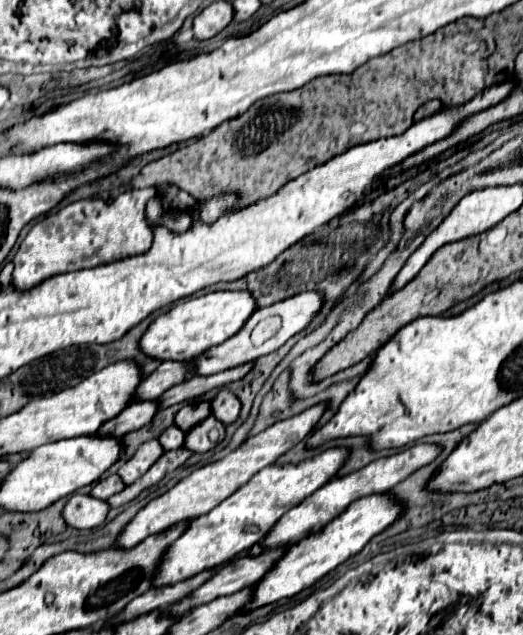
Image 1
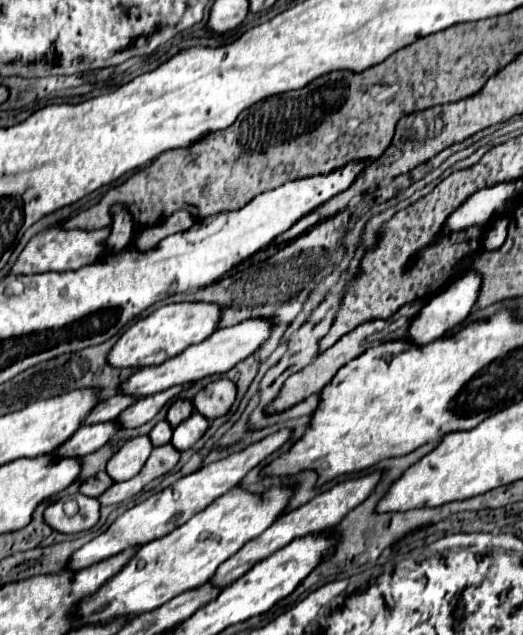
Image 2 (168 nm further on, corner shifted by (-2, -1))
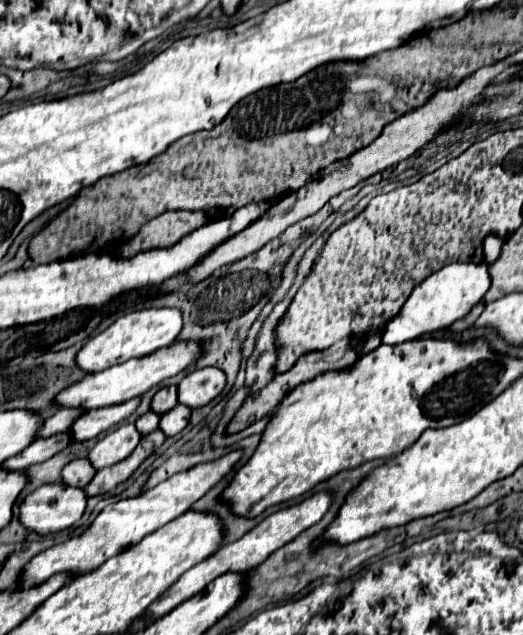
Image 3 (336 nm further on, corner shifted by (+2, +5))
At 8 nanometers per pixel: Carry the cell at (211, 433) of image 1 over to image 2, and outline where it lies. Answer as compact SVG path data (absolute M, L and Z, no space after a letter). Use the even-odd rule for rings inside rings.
M193 412L185 422L173 428L171 444L177 450L187 450L207 432L207 428L209 428L209 422L205 420L205 416L201 416L199 412Z

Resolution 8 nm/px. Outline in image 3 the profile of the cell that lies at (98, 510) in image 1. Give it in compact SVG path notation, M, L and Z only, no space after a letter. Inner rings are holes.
M47 484L31 492L19 512L25 528L37 534L53 534L73 526L87 508L87 494L65 484Z

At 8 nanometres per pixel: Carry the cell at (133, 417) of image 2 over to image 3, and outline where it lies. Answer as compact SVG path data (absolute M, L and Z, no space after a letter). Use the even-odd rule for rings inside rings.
M133 398L133 400L117 404L117 406L87 410L85 416L75 420L75 424L69 432L73 432L73 436L77 436L77 442L91 440L91 438L99 436L101 432L109 430L111 426L125 422L139 408L139 402L141 402L141 398Z

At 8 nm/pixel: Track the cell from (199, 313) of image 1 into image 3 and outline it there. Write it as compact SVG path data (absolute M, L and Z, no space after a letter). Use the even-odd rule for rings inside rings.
M143 308L129 312L119 320L115 320L107 330L93 336L77 354L77 364L87 372L101 372L105 368L123 364L129 358L141 358L173 344L181 334L181 328L183 328L183 316L179 308Z

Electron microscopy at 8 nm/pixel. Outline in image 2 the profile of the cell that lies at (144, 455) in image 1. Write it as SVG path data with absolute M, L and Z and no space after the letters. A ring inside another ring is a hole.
M135 436L127 440L107 462L107 474L115 482L123 482L133 478L149 458L153 446L149 442L149 436Z

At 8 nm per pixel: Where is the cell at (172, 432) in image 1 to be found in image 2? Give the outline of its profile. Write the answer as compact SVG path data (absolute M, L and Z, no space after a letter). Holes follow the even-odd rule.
M167 420L157 422L155 428L149 432L149 440L151 440L153 446L163 446L163 444L167 444L171 440L171 432L173 432L173 428L169 426Z

